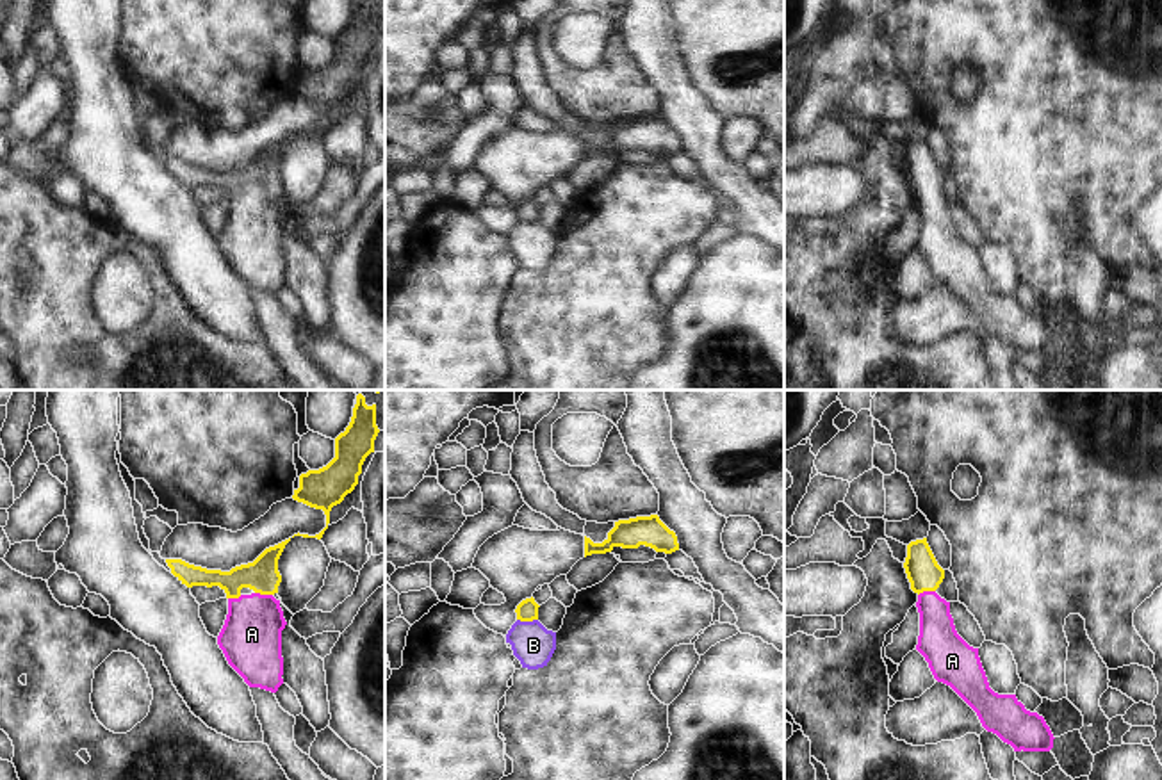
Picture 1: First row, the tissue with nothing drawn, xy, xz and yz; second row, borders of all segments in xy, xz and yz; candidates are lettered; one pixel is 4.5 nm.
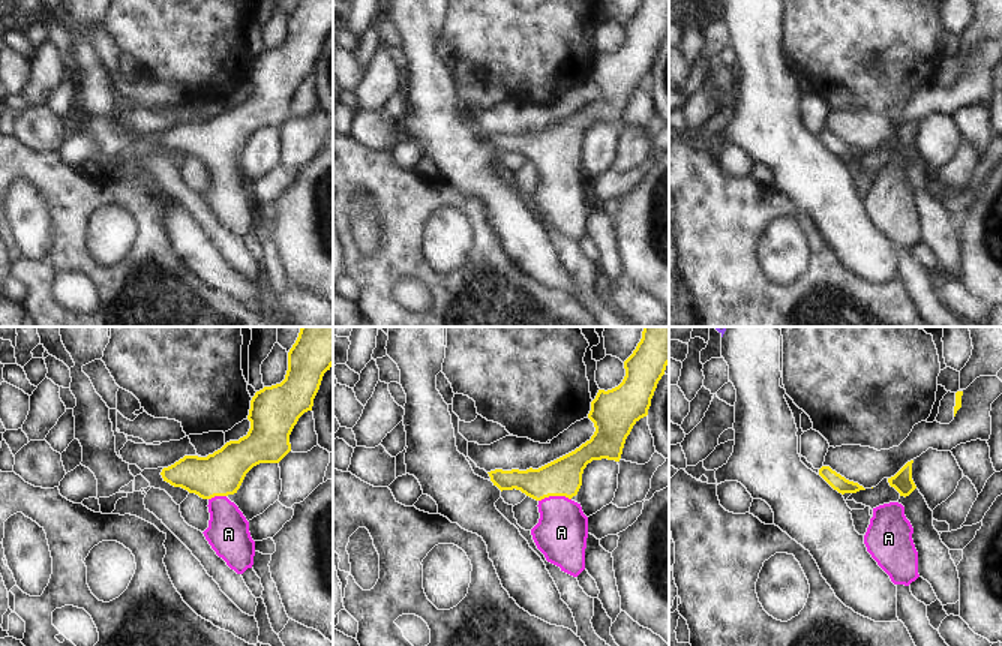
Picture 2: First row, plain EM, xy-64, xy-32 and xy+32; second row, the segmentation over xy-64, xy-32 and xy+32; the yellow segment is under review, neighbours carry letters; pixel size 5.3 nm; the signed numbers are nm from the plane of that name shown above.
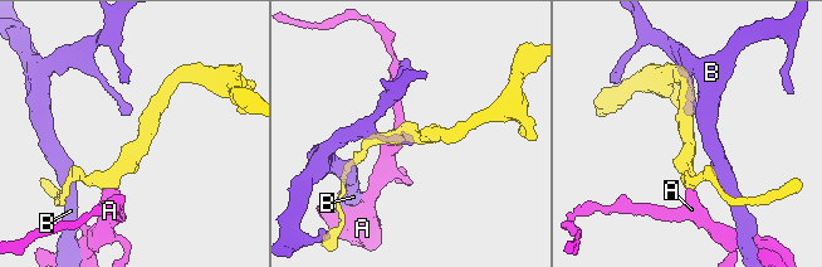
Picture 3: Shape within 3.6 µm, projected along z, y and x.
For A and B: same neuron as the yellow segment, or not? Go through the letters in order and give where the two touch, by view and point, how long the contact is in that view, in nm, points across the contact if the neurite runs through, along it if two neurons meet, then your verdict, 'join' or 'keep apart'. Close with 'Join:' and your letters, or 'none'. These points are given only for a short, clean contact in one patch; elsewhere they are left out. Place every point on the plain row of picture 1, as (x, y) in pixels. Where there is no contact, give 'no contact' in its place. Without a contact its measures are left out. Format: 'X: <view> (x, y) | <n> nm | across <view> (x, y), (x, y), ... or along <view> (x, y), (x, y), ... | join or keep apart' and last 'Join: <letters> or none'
A: xy (264, 194) | 80 nm | across xy (262, 177), (264, 194), (252, 235) | join
B: xz (528, 221) | 100 nm | keep apart
Join: A

